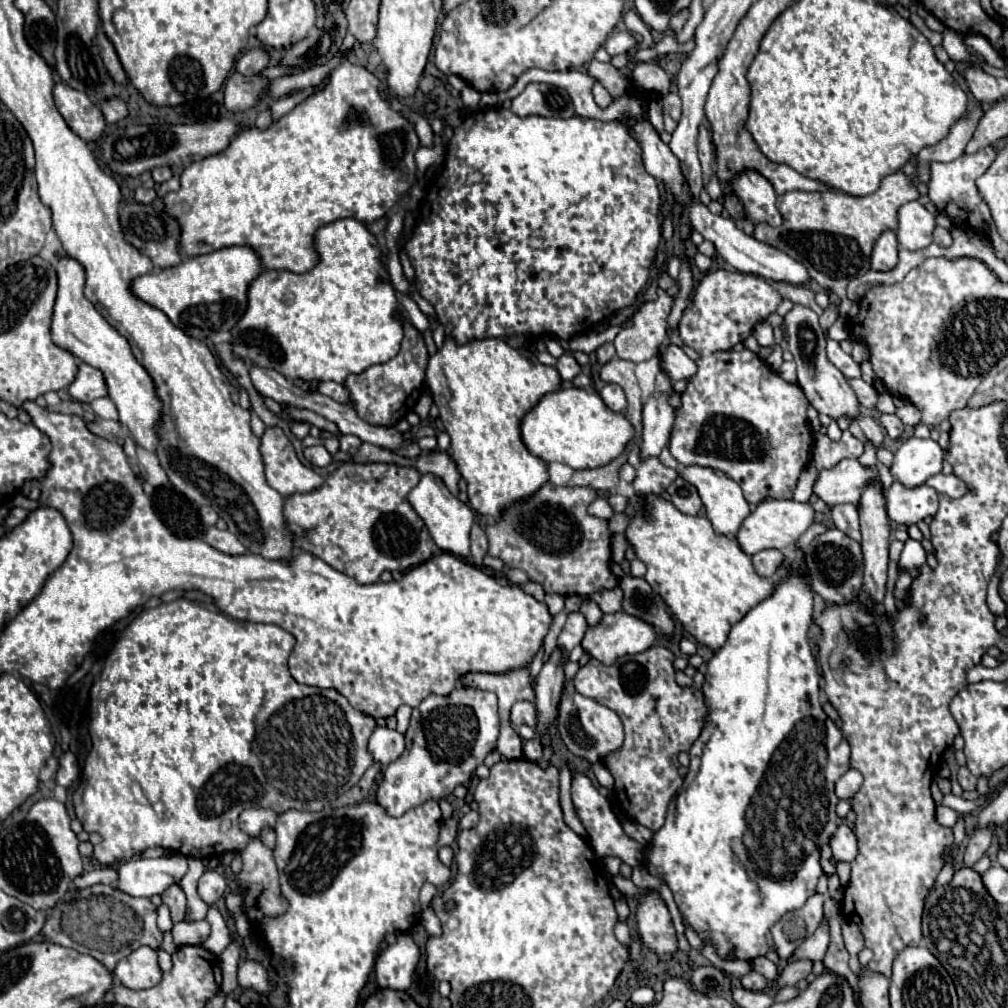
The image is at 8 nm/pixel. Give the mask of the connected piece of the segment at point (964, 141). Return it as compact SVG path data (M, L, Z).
M976 103L976 107L966 117L962 117L960 121L956 121L950 127L950 133L942 141L938 141L936 145L924 147L918 153L918 163L916 163L918 181L928 181L928 163L930 161L944 161L946 163L946 161L954 161L960 155L964 155L964 149L966 149L970 137L974 135L974 129L976 129L982 113L984 113L982 105Z

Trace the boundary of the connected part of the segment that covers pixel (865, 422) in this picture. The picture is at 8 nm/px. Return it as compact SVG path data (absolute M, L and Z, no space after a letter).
M860 415L860 417L858 417L858 423L860 423L864 435L866 435L874 445L882 445L882 441L884 441L884 431L882 431L882 427L880 427L872 417Z

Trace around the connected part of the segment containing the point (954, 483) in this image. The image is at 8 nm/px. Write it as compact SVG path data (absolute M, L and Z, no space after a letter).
M938 473L934 477L930 477L926 481L926 485L930 485L932 489L936 489L938 493L944 493L948 497L962 497L966 493L966 485L956 477L956 475L944 475Z

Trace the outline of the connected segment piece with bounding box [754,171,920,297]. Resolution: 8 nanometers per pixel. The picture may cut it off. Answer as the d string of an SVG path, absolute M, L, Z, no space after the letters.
M902 171L886 175L880 183L880 189L872 195L866 195L866 197L852 197L852 195L846 195L846 193L840 193L840 191L834 191L834 189L814 191L814 193L788 191L784 195L778 195L778 201L776 201L776 207L782 215L782 225L780 227L770 227L766 223L758 223L754 227L754 237L758 241L790 255L794 261L802 263L808 269L812 281L816 281L818 285L828 287L836 295L844 297L846 295L846 285L852 279L864 275L870 269L870 253L872 253L872 247L874 247L874 241L878 239L878 235L886 229L892 229L892 231L896 229L896 211L898 211L898 207L908 203L908 201L914 201L918 197L920 197L920 193L918 193L916 185Z

